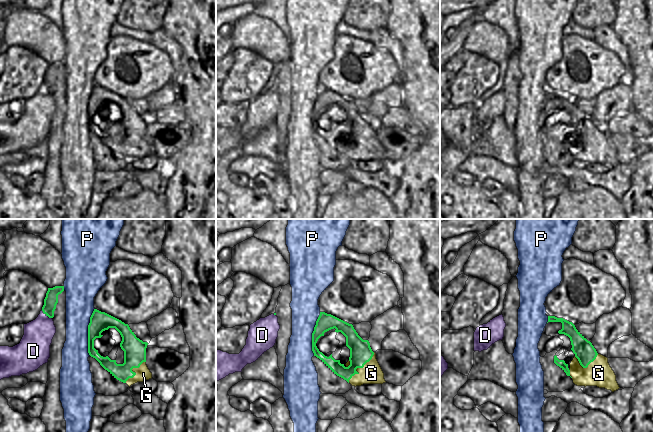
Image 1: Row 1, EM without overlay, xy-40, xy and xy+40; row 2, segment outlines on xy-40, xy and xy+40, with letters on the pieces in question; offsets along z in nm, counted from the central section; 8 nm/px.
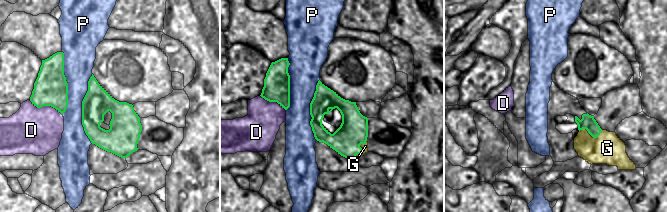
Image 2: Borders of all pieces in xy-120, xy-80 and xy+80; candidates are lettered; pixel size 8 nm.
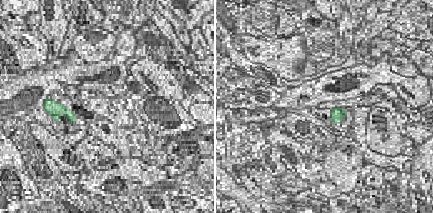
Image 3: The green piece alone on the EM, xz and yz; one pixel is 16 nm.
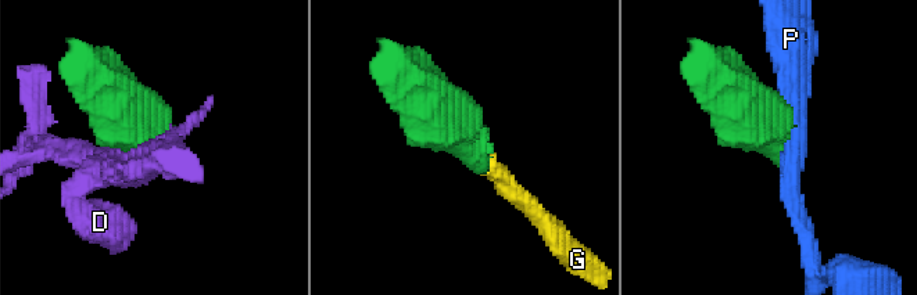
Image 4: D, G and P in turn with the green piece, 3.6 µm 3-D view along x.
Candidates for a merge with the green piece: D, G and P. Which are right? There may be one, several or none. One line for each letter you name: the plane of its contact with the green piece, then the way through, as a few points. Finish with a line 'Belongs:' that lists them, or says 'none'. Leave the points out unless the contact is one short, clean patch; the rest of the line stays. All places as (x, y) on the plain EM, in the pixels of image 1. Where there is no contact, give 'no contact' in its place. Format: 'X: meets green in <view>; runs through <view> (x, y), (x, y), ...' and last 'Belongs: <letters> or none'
G: meets green in xy; runs through xy (360, 127), (360, 143), (371, 149)
Belongs: G

